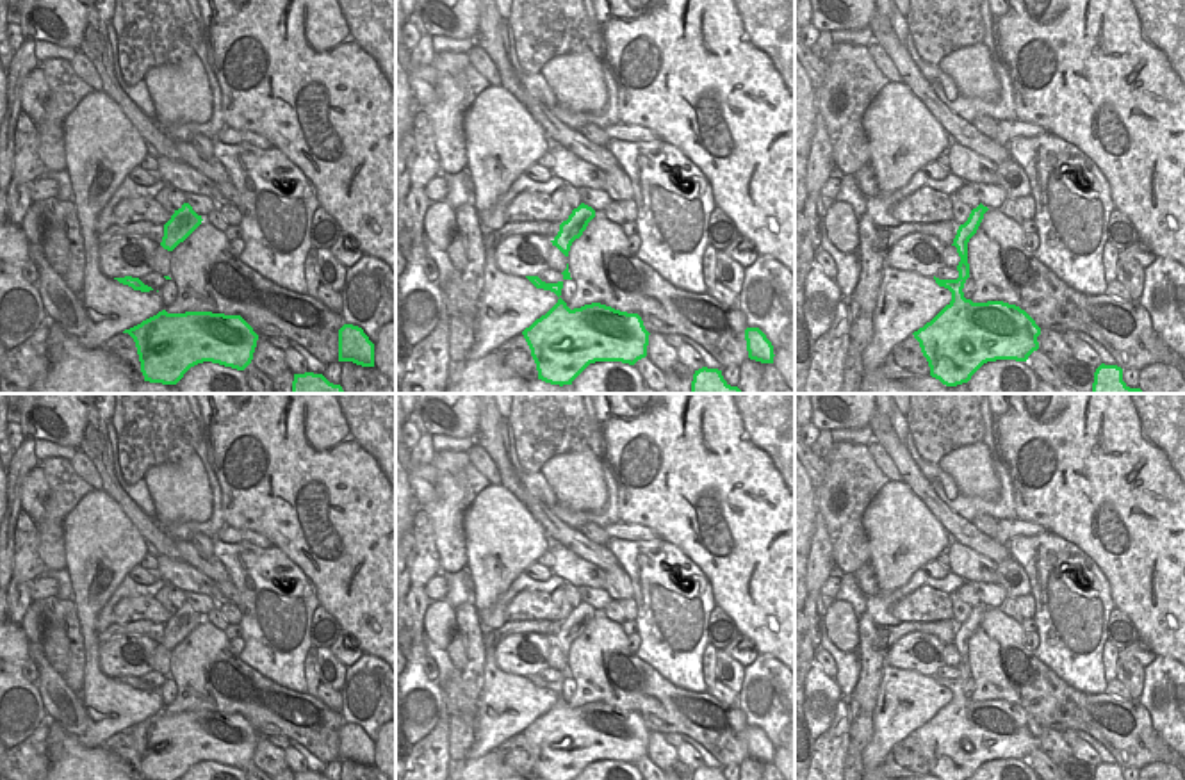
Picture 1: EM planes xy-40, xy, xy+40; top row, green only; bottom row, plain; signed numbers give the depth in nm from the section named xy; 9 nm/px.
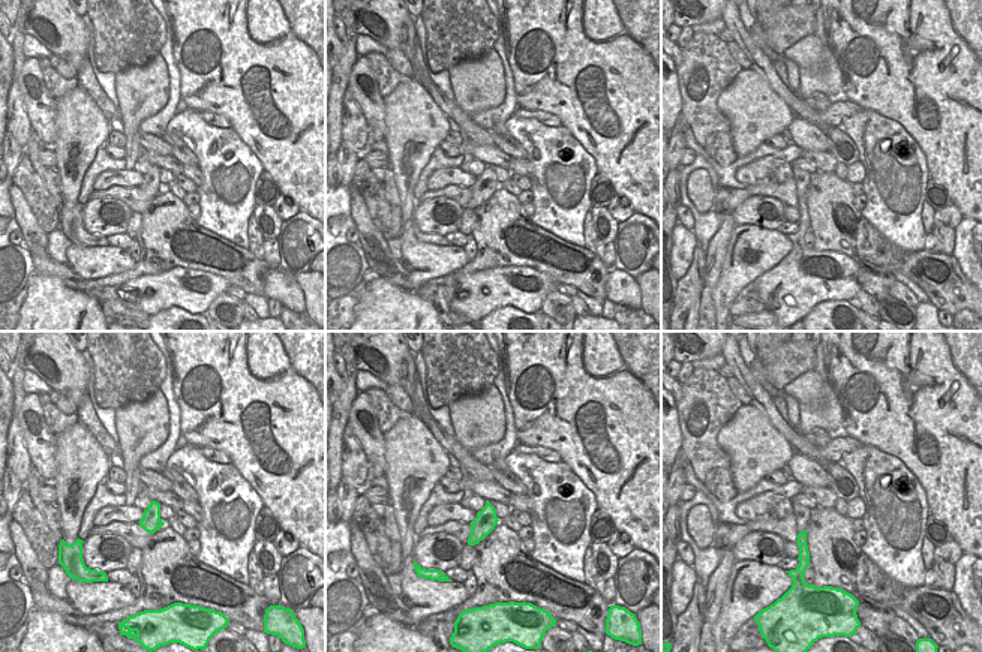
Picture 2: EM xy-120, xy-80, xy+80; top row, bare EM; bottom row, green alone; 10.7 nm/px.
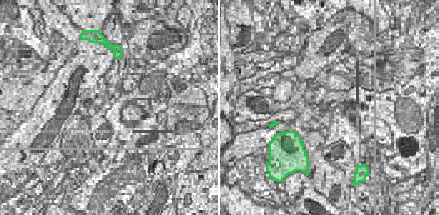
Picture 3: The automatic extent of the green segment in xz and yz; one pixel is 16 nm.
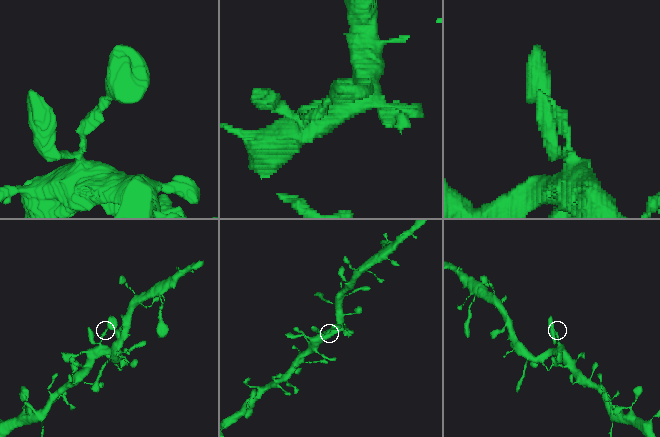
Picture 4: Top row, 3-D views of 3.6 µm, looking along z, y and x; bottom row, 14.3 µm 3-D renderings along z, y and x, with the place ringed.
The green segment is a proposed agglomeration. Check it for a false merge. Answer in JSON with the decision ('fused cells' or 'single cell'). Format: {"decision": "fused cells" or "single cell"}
{"decision": "single cell"}

